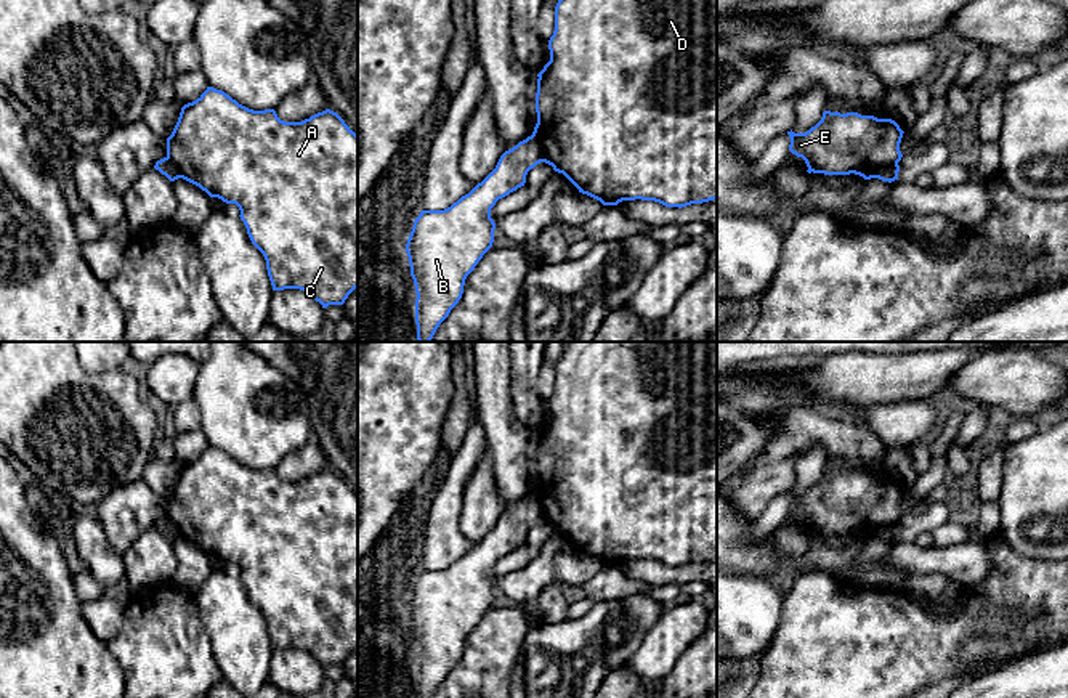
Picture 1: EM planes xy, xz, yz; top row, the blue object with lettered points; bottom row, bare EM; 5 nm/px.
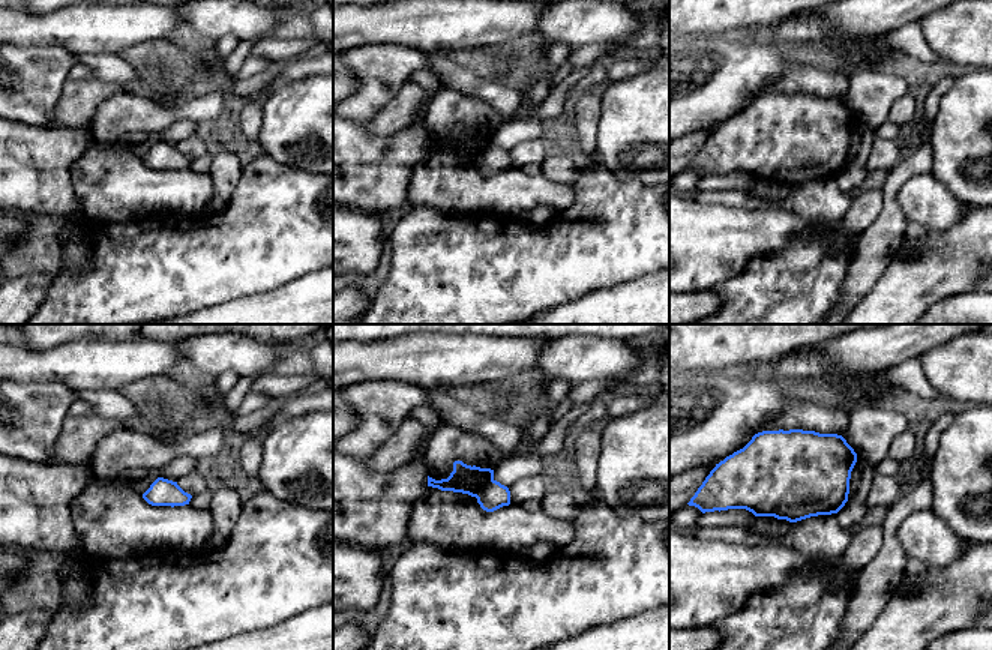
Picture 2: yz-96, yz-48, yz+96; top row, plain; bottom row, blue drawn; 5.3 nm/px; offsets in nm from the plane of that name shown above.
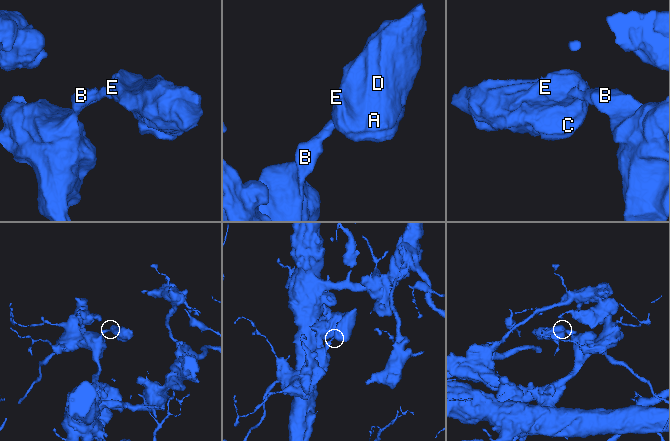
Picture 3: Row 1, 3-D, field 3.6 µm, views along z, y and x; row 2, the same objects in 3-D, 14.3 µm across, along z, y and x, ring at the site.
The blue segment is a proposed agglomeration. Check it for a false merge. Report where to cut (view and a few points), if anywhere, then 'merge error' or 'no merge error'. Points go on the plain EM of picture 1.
cut yz (897, 520), (884, 523), (874, 536); merge error

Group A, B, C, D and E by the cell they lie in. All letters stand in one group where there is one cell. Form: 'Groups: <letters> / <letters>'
Groups: A C D E / B

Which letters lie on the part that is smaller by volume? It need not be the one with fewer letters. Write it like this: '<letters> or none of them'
A, C, D, E

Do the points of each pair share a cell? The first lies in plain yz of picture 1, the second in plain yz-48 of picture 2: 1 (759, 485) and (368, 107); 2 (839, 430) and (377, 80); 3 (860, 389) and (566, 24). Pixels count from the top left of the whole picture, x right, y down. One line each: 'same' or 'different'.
1: different
2: same
3: different

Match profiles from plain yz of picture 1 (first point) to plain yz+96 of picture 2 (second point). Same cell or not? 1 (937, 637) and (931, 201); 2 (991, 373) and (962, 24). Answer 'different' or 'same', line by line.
1: different
2: same

